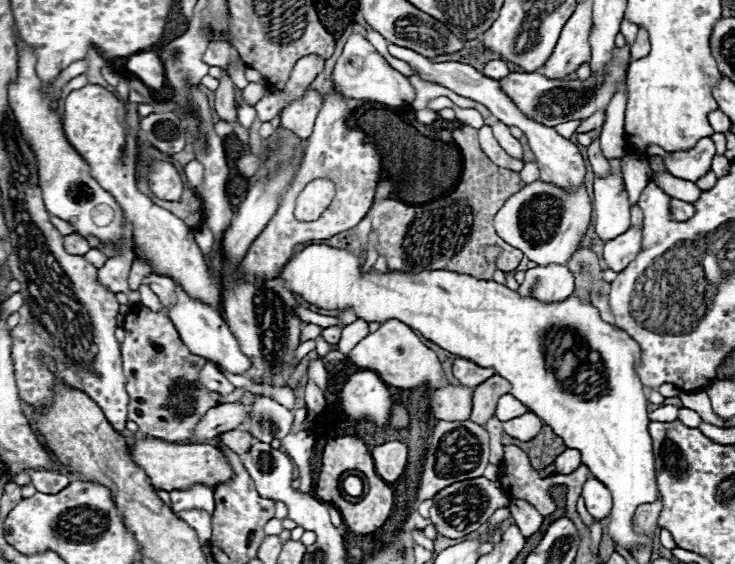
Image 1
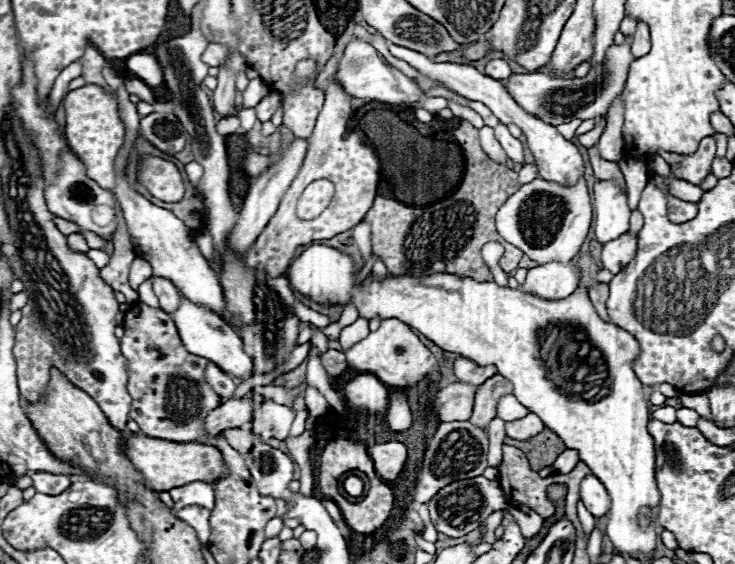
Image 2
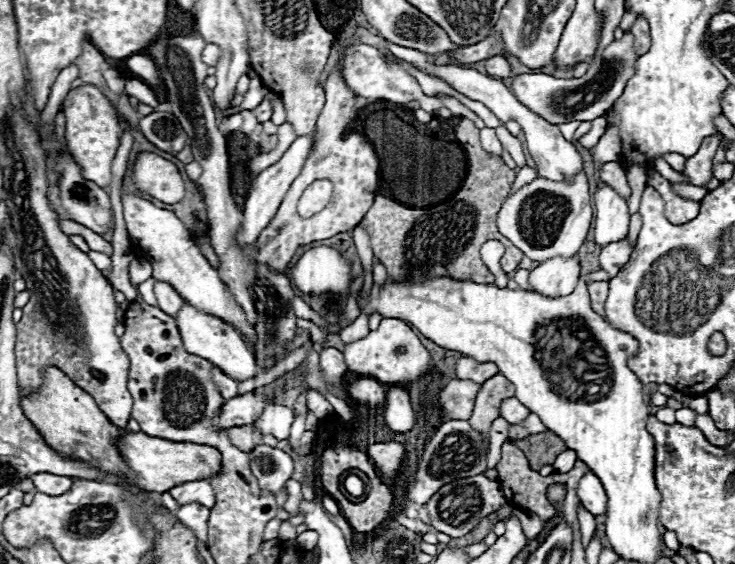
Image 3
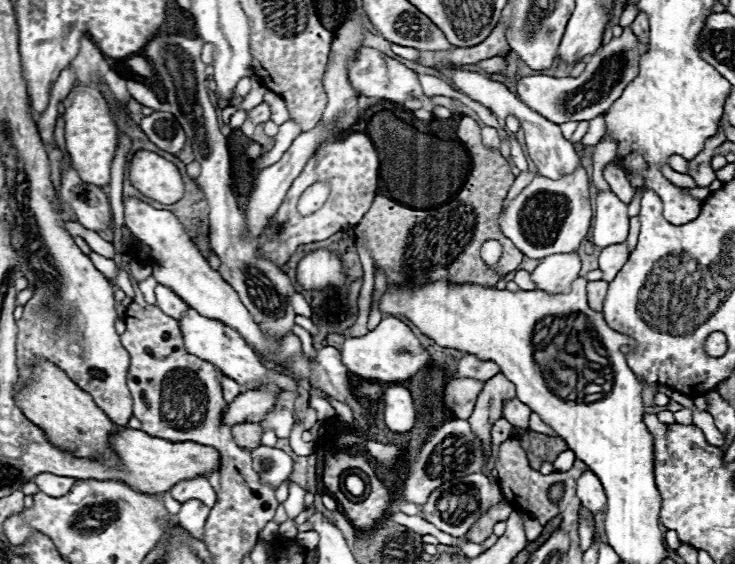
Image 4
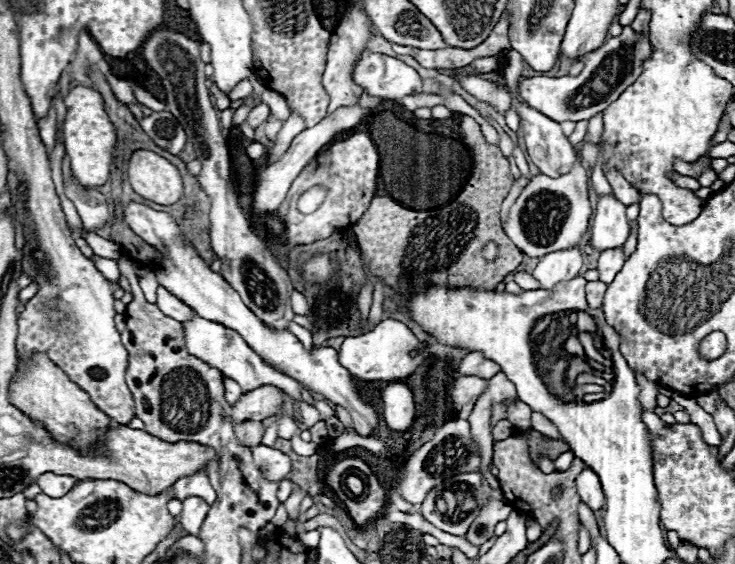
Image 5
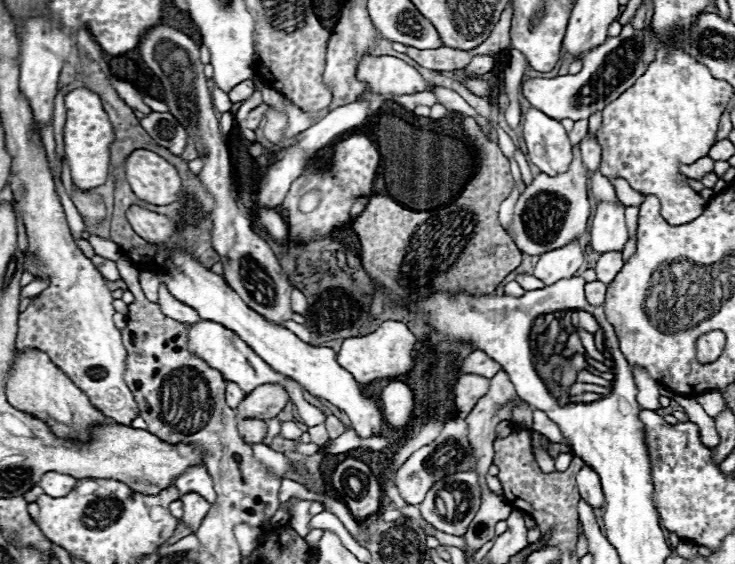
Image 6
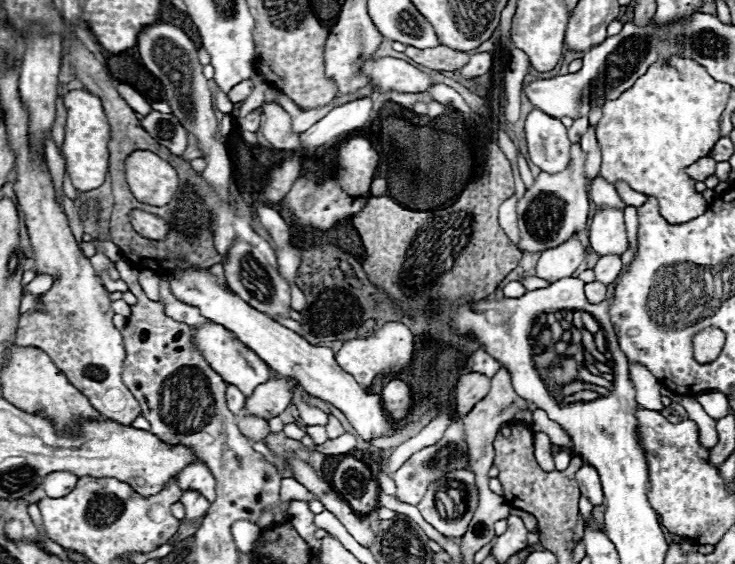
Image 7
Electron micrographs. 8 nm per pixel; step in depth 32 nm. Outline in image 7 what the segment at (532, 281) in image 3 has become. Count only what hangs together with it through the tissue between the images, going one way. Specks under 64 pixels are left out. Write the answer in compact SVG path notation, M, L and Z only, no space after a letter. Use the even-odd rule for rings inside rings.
M572 236L572 240L540 254L540 260L536 264L536 276L552 284L564 276L572 276L582 260L584 248L580 246L578 236Z

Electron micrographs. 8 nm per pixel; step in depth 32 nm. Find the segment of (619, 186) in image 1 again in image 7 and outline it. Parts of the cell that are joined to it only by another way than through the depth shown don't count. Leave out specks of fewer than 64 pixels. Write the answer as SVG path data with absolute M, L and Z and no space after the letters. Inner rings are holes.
M600 208L590 226L590 246L600 254L622 254L628 248L624 214L616 208Z

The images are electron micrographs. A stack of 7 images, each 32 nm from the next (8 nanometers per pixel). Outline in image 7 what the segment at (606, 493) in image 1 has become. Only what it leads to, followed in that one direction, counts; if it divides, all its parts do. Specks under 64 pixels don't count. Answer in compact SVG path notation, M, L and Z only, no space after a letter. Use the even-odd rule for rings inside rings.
M584 464L584 466L576 472L576 482L578 482L578 486L580 486L580 494L586 496L594 506L598 506L598 504L604 502L598 472L596 472L590 464Z

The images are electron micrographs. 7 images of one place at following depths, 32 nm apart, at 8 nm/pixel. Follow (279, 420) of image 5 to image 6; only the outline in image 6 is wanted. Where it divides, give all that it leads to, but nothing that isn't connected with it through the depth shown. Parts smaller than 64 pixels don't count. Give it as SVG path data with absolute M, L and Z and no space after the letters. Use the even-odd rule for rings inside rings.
M286 420L286 422L280 424L280 434L282 434L284 438L288 438L288 440L294 440L294 438L300 438L300 436L302 436L302 428L300 428L296 422Z

